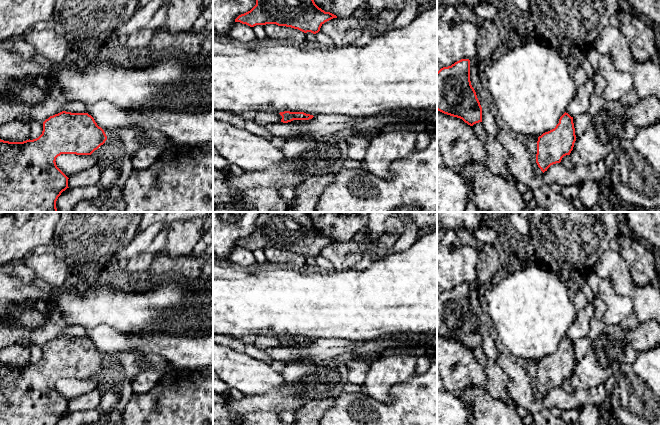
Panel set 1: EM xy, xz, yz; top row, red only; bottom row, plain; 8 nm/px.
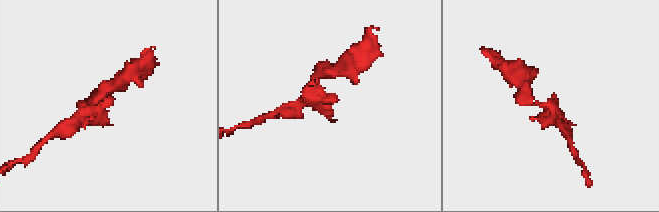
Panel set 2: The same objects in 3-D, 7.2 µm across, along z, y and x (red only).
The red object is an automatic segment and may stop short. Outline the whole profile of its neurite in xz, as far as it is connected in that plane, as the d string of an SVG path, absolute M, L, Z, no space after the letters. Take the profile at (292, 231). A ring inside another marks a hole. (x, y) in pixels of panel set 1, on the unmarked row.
M260 212L256 221L256 229L250 235L239 239L235 246L250 251L276 248L298 253L304 257L316 258L325 246L333 242L337 242L337 240L319 232L307 212Z

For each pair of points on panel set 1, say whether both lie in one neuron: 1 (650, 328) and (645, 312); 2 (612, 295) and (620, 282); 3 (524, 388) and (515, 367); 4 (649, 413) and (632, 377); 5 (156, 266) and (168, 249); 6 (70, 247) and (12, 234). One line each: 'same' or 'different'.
1: different
2: different
3: same
4: same
5: different
6: different

